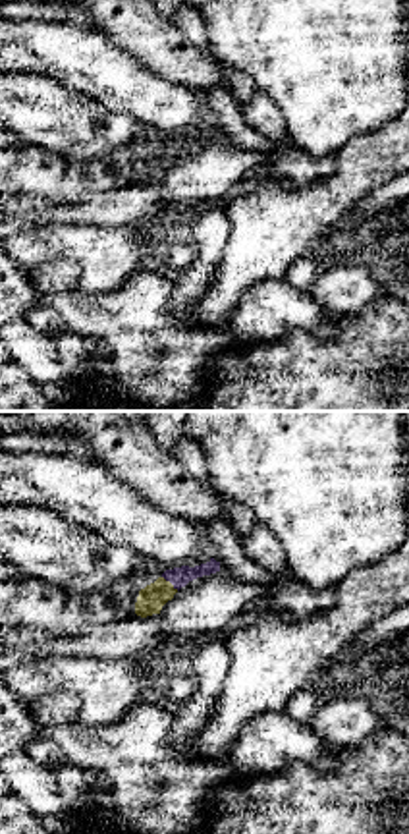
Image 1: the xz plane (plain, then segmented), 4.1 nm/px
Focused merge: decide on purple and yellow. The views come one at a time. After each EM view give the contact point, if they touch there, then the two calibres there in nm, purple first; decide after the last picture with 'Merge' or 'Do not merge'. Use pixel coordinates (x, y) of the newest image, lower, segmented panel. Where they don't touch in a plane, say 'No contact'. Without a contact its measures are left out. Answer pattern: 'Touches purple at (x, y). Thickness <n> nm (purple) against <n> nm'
Touches purple at (170, 582). Thickness 80 nm (purple) against 120 nm

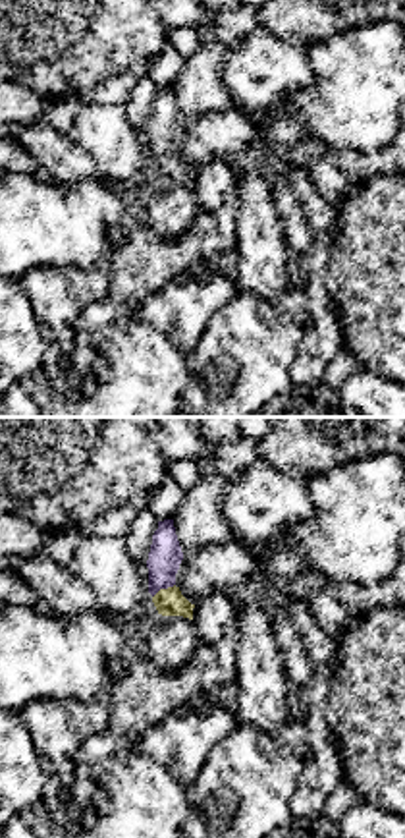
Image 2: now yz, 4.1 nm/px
Touches purple at (162, 587). Thickness 140 nm (purple) against 120 nm

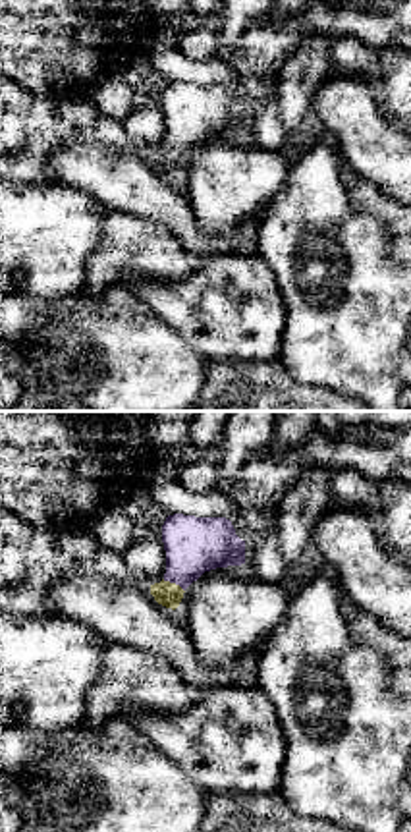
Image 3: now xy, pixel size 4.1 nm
Touches purple at (174, 582). Thickness 240 nm (purple) against 100 nm

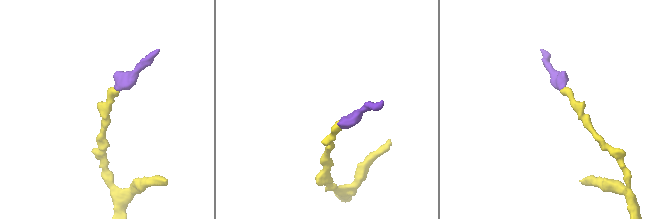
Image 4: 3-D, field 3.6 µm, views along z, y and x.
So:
Merge

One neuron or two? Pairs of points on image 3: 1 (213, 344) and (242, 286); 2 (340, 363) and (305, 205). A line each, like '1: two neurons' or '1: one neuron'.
1: one neuron
2: one neuron

